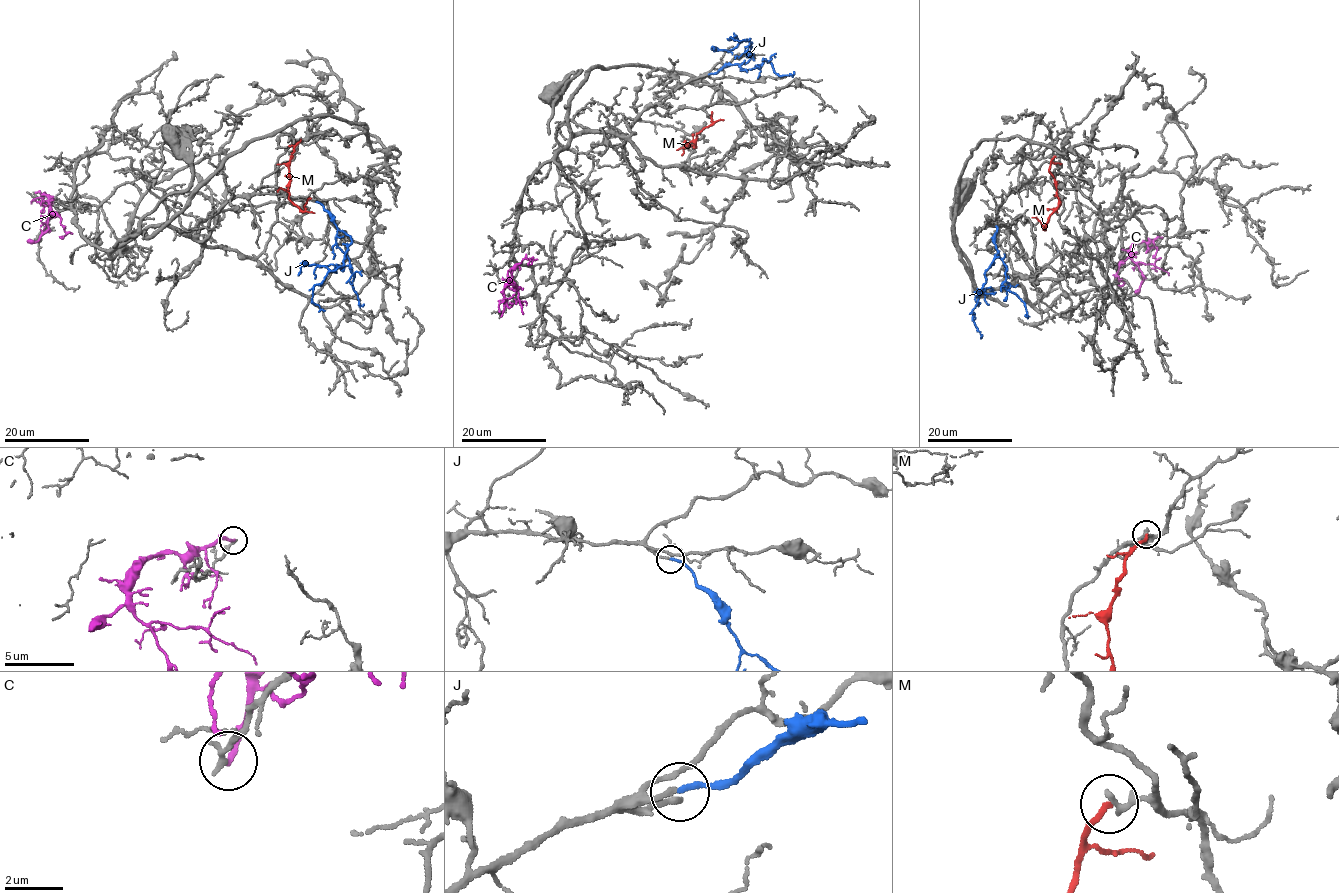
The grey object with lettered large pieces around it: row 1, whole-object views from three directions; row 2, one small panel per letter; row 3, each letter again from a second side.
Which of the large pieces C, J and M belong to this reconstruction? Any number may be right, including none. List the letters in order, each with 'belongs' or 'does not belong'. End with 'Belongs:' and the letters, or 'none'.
C: does not belong
J: belongs
M: does not belong
Belongs: J

